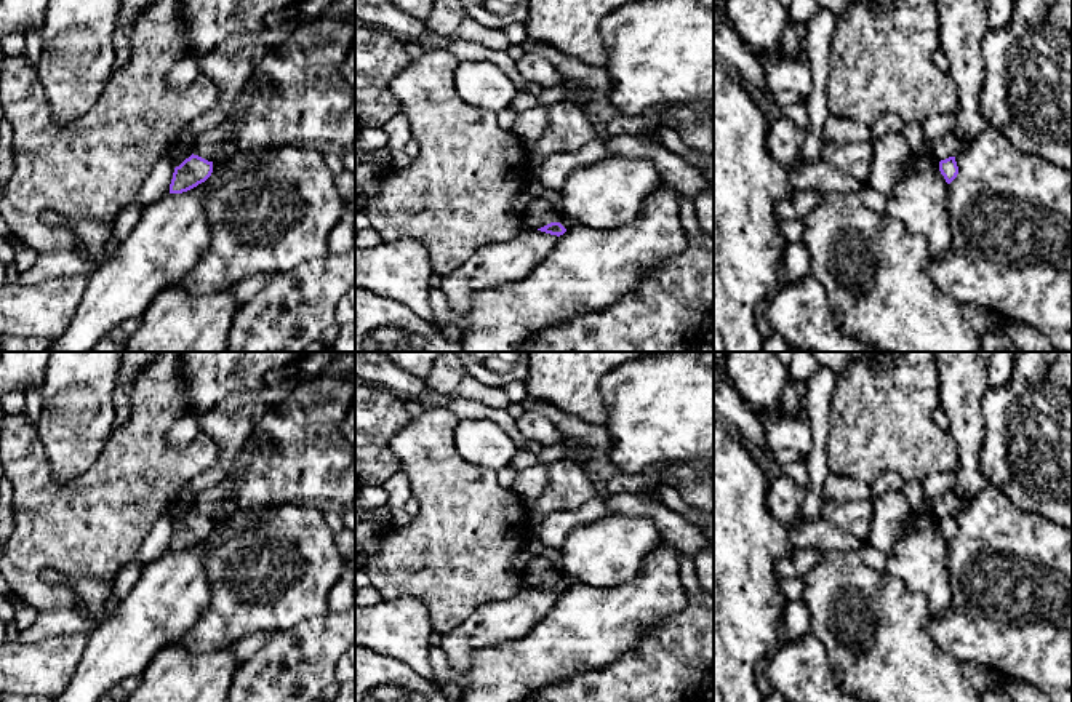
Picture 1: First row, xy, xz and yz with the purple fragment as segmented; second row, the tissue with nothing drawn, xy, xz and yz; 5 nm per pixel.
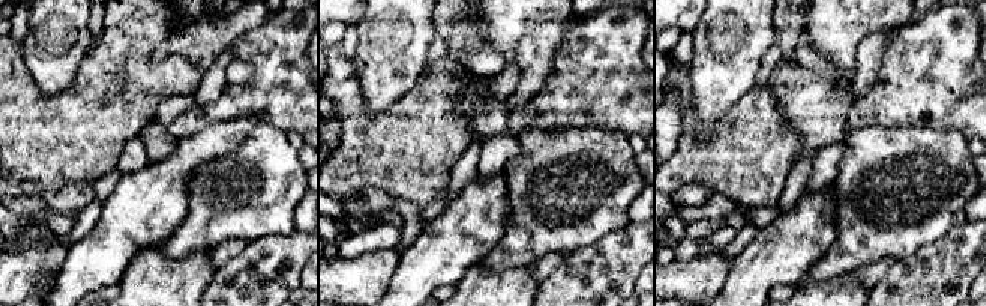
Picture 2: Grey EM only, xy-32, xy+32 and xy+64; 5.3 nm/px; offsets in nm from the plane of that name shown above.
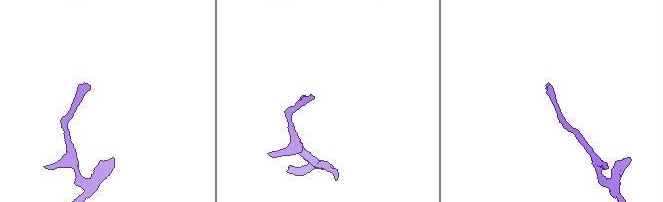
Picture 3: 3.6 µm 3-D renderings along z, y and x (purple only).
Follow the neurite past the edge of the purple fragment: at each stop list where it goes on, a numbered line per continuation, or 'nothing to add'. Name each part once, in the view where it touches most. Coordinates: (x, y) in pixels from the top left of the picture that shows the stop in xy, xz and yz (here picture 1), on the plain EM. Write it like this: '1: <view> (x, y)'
nothing to add

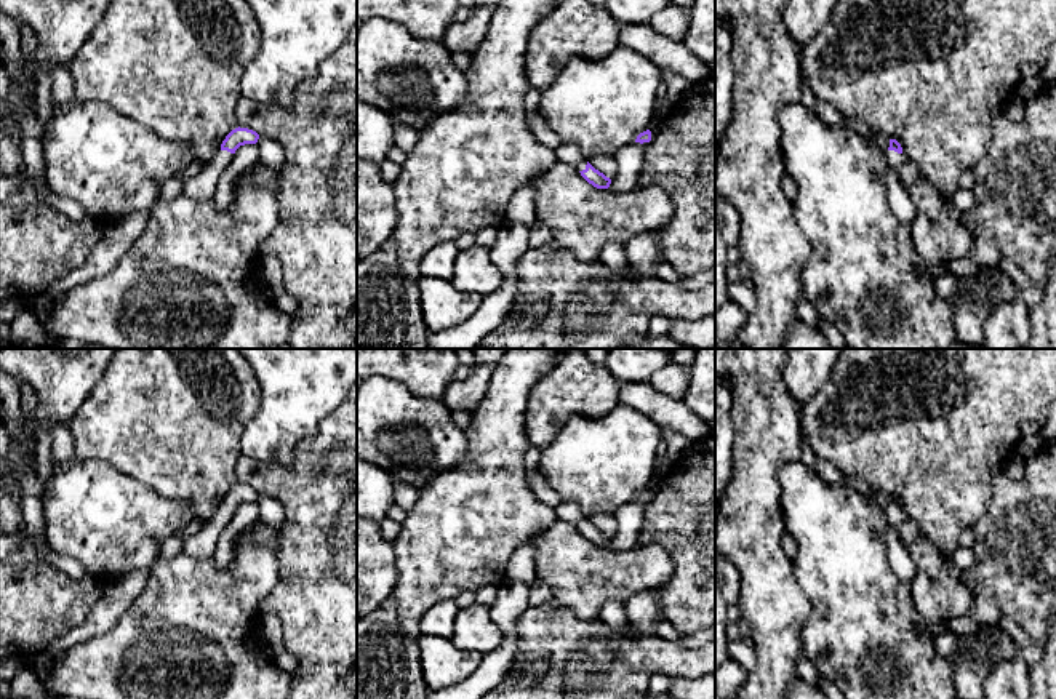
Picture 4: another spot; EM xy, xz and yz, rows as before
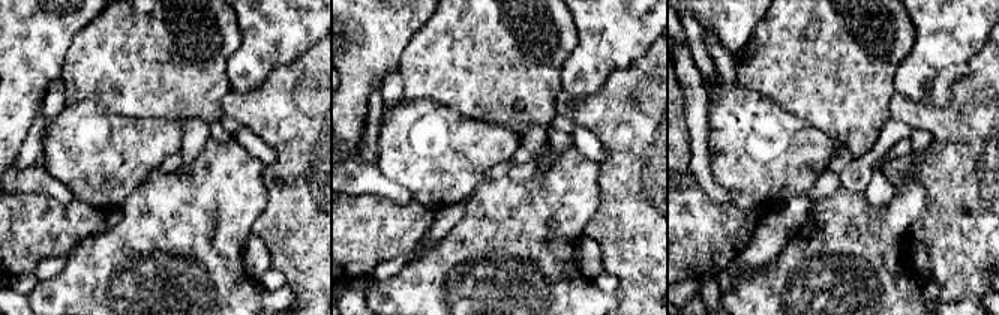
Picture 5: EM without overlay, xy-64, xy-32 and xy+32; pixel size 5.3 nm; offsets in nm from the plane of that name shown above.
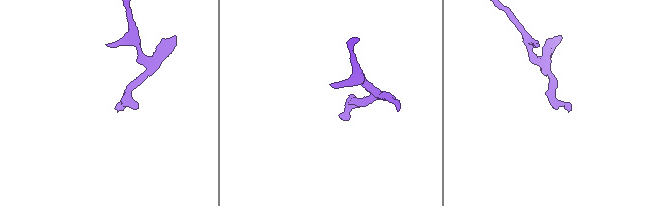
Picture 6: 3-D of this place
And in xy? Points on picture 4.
1: xy (202, 544)

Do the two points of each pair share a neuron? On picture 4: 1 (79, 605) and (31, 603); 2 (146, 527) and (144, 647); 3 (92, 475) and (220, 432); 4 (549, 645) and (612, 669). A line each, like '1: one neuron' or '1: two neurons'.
1: one neuron
2: two neurons
3: two neurons
4: one neuron

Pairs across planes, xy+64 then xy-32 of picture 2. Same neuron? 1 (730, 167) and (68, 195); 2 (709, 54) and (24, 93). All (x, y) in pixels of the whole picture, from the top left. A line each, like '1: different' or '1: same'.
1: different
2: different

